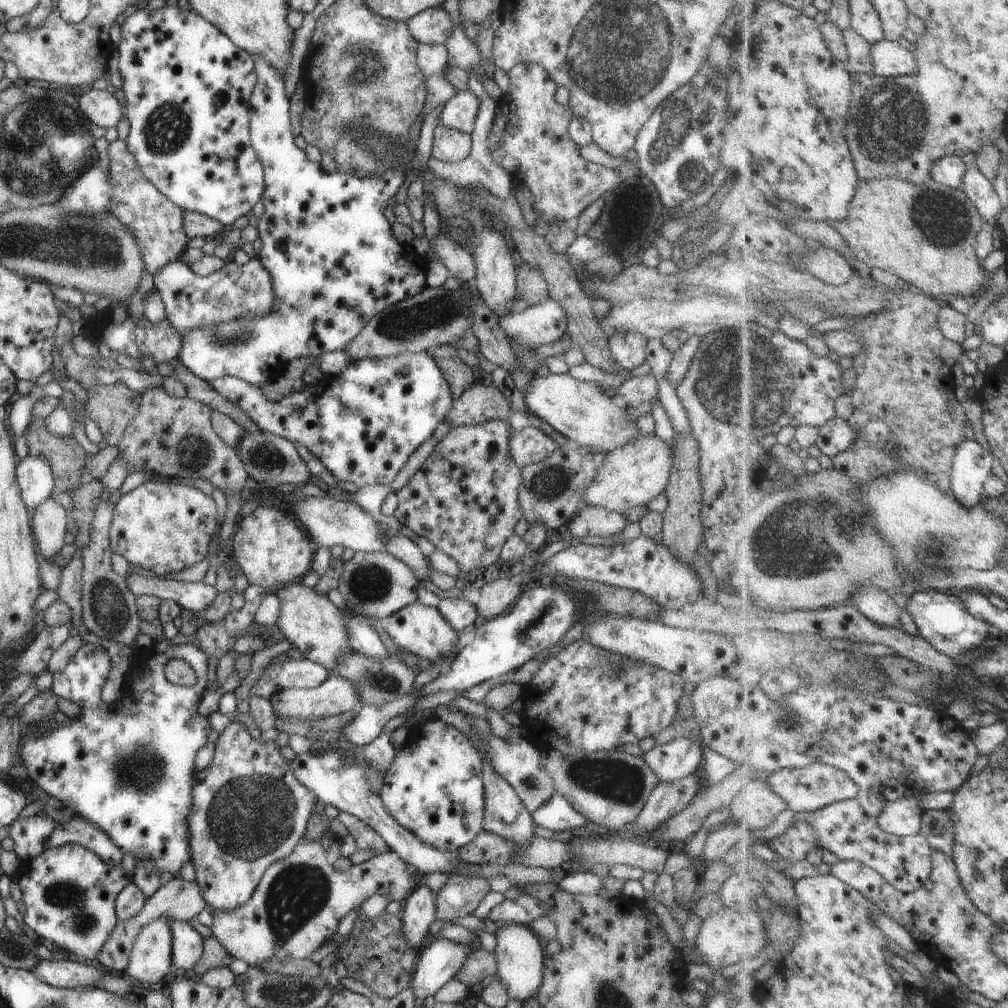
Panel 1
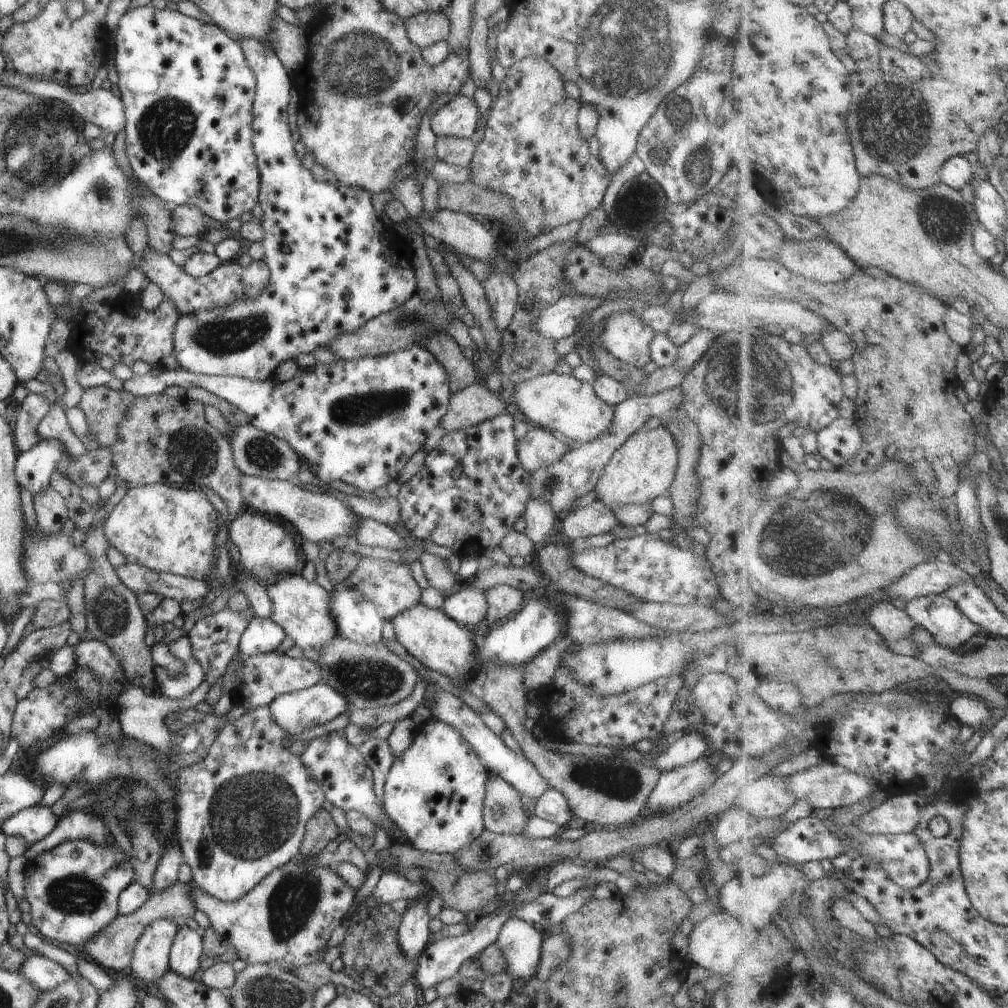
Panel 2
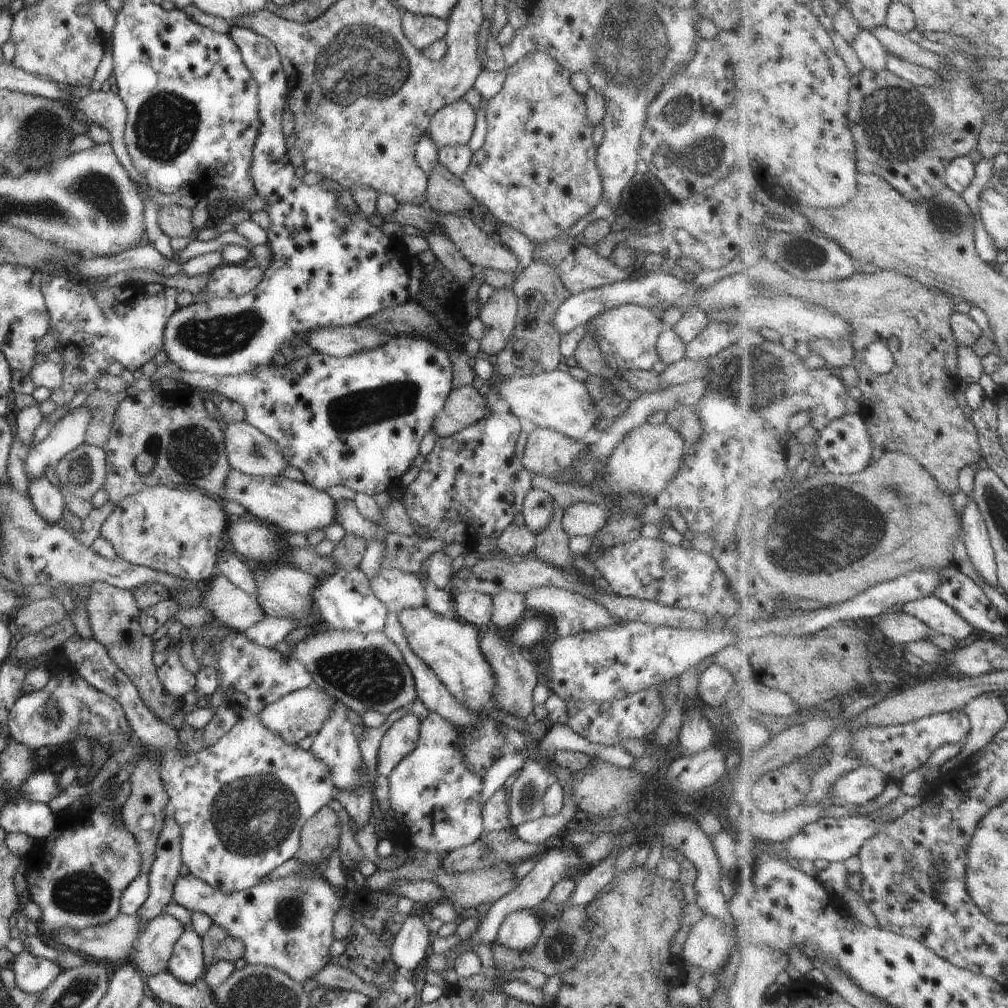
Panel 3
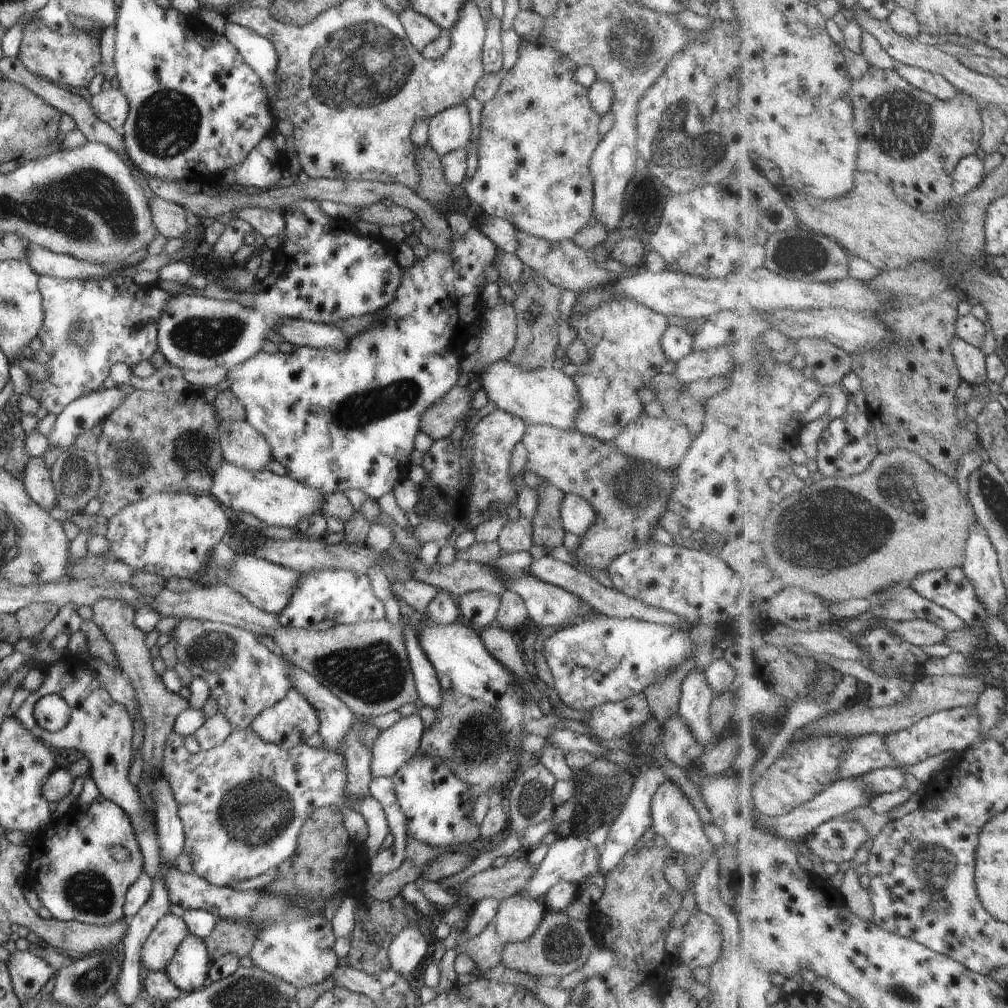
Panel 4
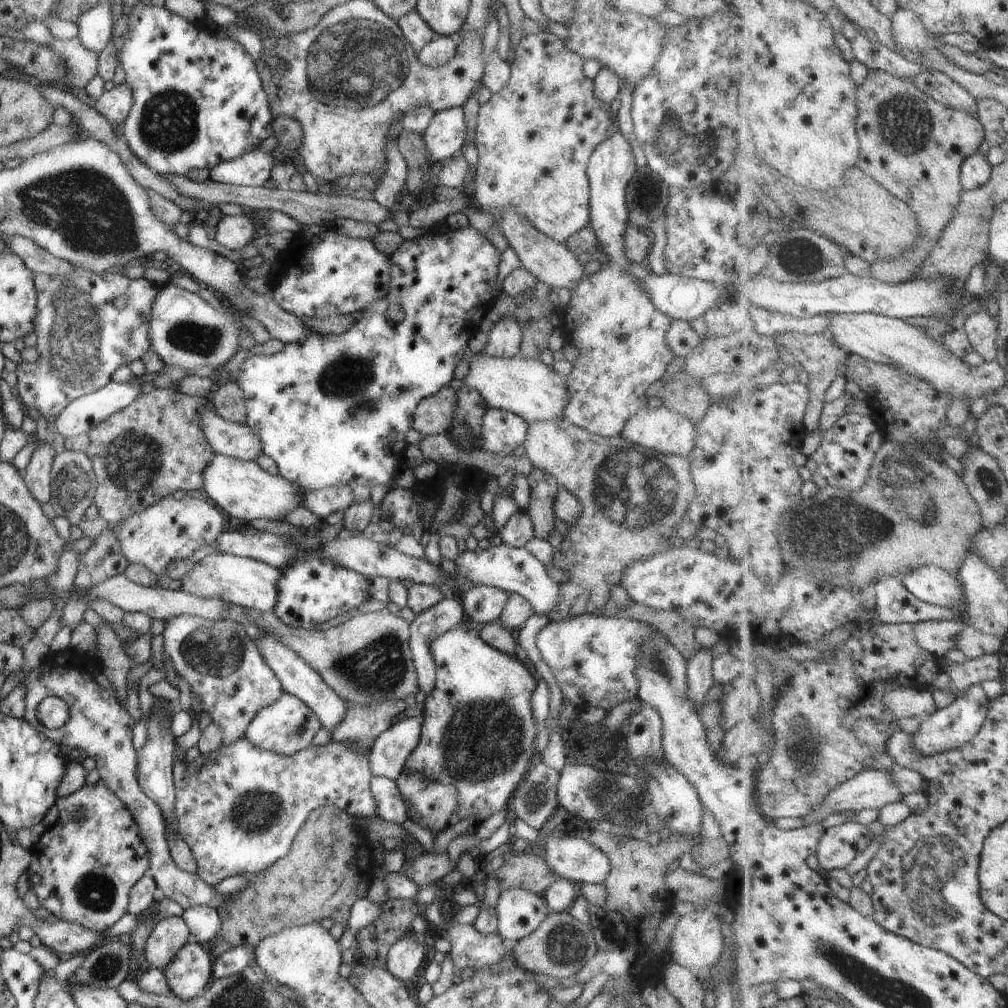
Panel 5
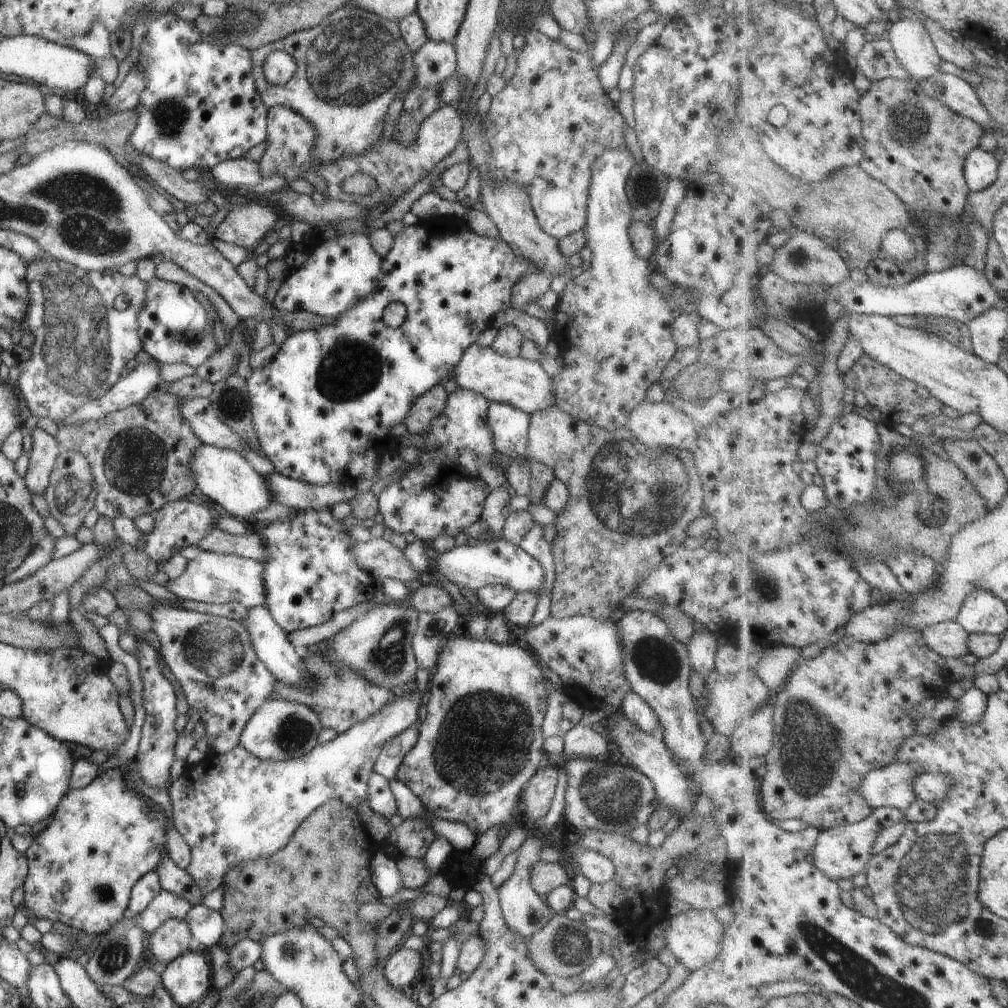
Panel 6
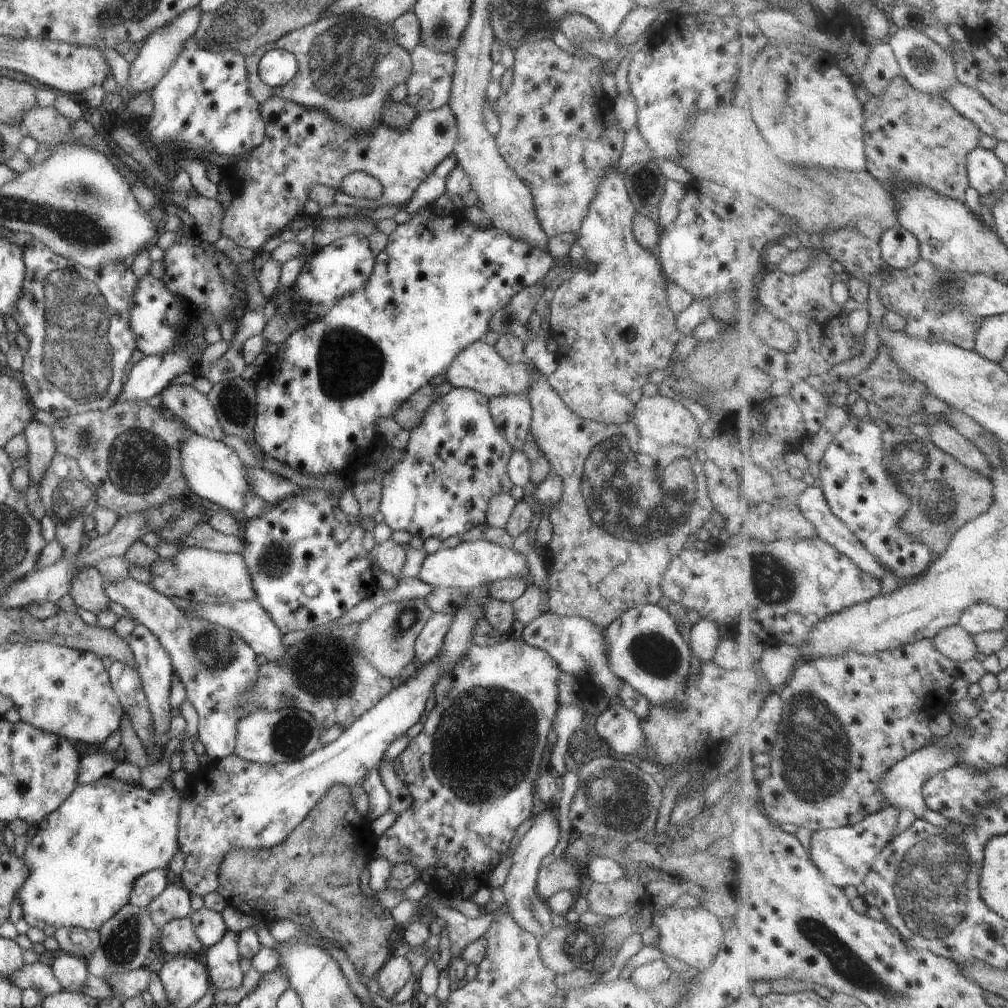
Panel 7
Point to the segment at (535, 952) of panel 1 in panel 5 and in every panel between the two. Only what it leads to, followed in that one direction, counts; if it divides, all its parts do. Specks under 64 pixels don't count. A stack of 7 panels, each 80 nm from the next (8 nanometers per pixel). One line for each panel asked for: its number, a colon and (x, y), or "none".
2: (519, 940)
3: (520, 928)
4: (516, 917)
5: (519, 911)

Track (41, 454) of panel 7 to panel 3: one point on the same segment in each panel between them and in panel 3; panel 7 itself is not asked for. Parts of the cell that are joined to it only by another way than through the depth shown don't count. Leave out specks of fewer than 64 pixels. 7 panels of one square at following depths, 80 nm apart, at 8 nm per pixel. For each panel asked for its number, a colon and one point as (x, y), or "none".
3: (46, 498)
4: (36, 480)
5: (36, 474)
6: (44, 448)

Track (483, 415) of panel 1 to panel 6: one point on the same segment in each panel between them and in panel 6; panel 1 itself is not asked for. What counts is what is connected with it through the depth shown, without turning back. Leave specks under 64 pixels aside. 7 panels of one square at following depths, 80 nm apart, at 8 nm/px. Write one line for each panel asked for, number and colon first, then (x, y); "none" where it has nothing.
2: (473, 404)
3: (463, 406)
4: (437, 420)
5: (431, 415)
6: (428, 405)

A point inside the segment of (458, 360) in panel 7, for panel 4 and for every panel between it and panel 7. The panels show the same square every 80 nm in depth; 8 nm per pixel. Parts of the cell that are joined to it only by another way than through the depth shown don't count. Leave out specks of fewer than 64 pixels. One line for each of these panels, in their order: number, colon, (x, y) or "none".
4: (544, 395)
5: (526, 387)
6: (520, 382)

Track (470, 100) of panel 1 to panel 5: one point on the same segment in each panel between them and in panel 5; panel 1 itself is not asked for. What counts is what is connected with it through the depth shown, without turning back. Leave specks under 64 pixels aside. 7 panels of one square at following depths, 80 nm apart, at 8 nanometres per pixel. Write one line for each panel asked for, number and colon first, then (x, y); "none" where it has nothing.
2: (456, 118)
3: (452, 124)
4: (448, 130)
5: (444, 135)

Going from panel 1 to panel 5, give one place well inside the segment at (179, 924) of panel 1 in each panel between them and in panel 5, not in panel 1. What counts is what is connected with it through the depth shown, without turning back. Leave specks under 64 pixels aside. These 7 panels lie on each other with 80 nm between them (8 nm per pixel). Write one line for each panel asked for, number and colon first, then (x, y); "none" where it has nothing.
2: (185, 952)
3: (186, 964)
4: (187, 969)
5: (189, 972)

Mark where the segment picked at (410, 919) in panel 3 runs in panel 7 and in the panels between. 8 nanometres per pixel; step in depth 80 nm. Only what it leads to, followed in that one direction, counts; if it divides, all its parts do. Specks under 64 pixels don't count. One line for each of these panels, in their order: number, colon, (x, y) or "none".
4: (407, 949)
5: (403, 958)
6: (400, 967)
7: (395, 972)

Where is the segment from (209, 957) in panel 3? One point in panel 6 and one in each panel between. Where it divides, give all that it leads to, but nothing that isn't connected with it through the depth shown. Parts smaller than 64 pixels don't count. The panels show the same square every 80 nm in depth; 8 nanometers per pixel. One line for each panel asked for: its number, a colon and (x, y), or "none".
4: (227, 936)
5: (328, 866)
6: (323, 871)

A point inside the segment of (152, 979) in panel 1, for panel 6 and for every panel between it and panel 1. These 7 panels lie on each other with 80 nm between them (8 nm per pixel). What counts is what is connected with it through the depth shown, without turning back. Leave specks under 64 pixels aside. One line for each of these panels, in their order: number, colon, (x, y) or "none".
2: (149, 960)
3: (153, 948)
4: (157, 949)
5: (167, 936)
6: (170, 939)

